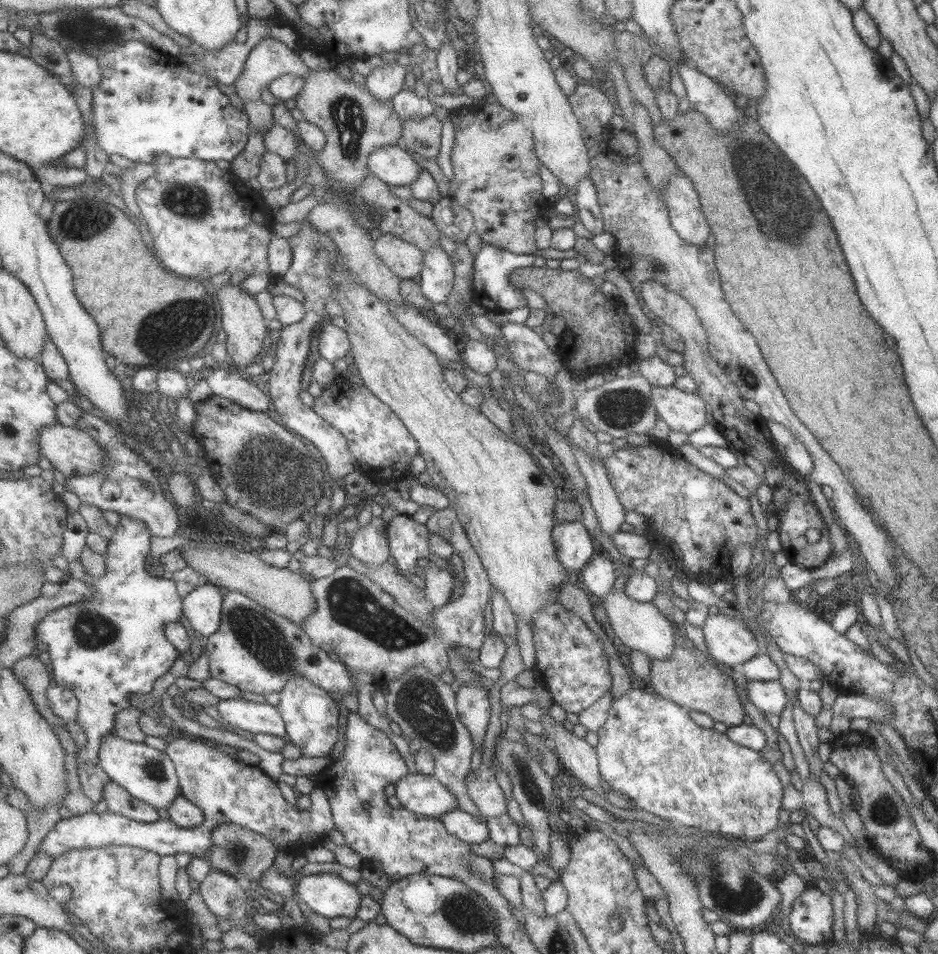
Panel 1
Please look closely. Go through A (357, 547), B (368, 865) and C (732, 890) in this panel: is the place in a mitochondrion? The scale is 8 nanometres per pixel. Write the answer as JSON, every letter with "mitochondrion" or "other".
{"A":"other","B":"other","C":"mitochondrion"}

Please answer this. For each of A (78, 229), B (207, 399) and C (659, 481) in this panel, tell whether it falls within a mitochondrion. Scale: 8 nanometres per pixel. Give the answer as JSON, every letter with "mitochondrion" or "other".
{"A":"mitochondrion","B":"other","C":"other"}

